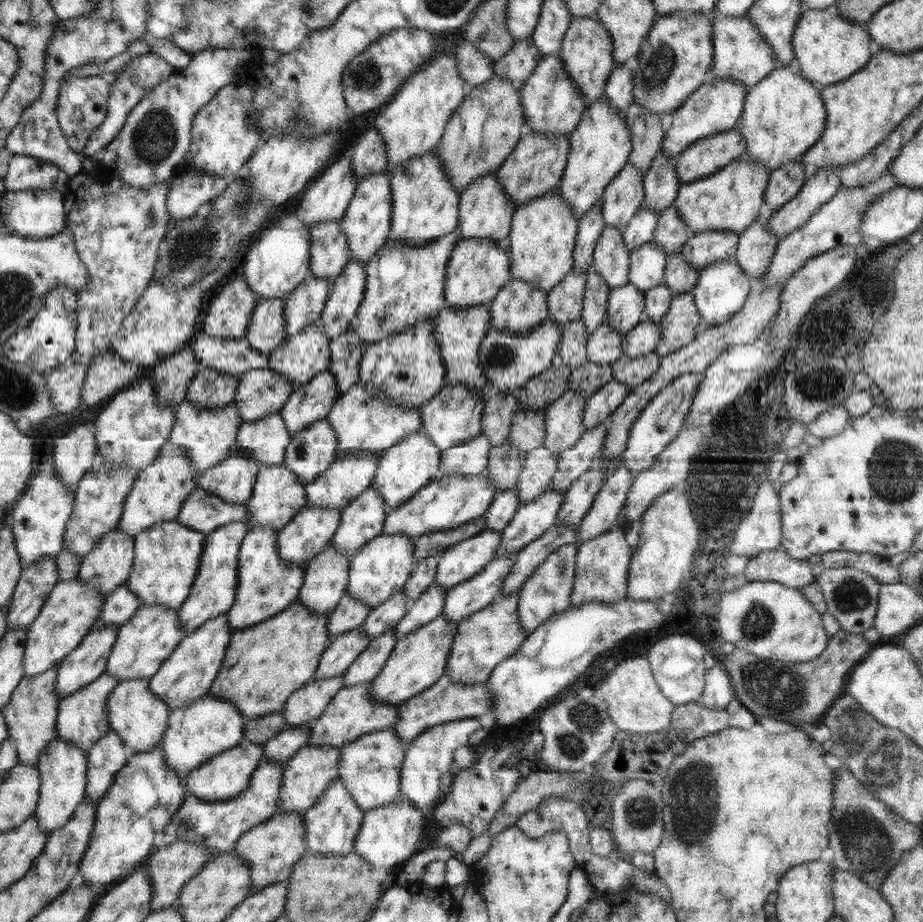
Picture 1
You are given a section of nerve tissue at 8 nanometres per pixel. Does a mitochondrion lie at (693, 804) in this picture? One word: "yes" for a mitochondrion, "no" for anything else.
yes

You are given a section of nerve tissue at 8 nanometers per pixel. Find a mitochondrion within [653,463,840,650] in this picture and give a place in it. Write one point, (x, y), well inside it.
(757, 623)

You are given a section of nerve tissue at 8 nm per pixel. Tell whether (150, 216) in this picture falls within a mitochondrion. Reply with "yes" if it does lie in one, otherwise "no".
yes

